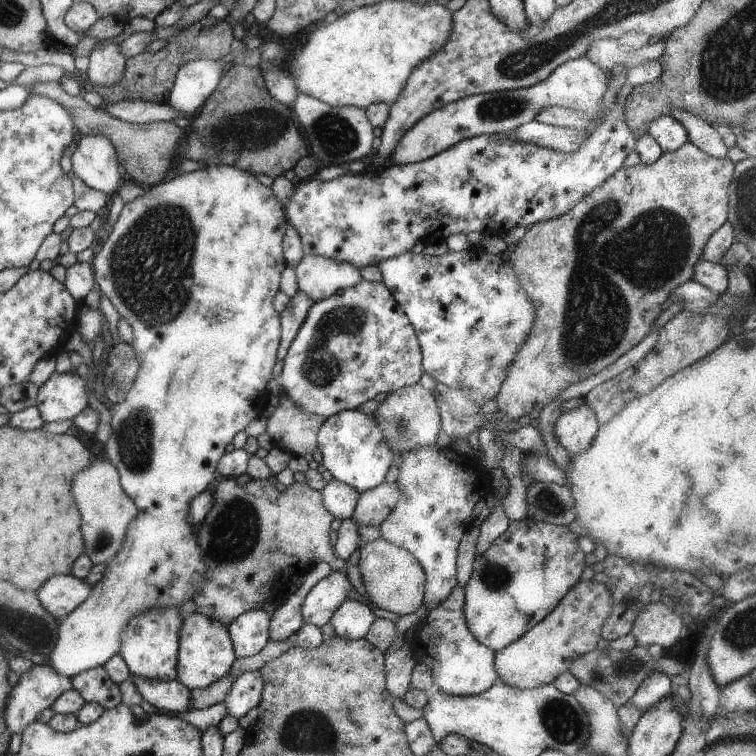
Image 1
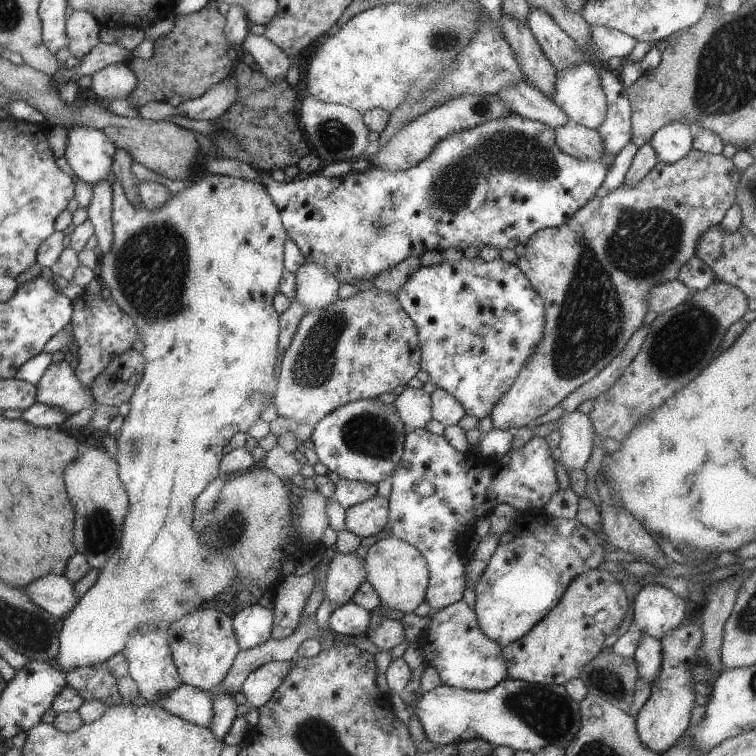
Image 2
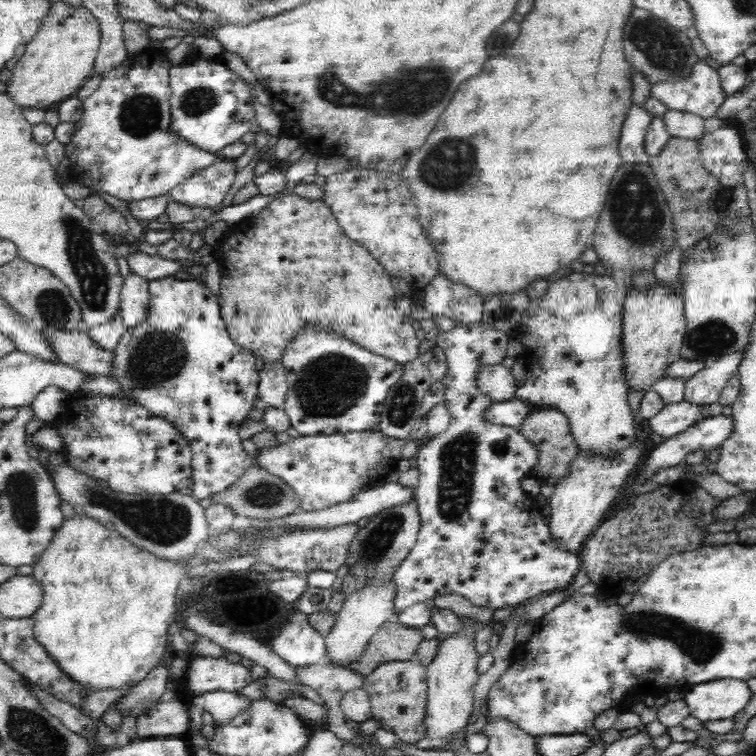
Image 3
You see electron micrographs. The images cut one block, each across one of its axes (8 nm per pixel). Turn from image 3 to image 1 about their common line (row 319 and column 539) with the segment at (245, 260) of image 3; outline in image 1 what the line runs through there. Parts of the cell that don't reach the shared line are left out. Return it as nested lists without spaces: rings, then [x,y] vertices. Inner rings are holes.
[[[687,141],[683,146],[679,146],[675,152],[661,153],[661,156],[651,164],[638,163],[626,168],[621,166],[617,172],[613,172],[613,176],[609,176],[599,186],[592,188],[587,196],[584,196],[563,215],[533,224],[532,227],[526,229],[523,237],[509,254],[509,260],[512,261],[512,268],[516,270],[520,288],[524,290],[528,300],[532,302],[535,318],[525,342],[521,344],[520,351],[509,364],[508,375],[505,376],[500,391],[495,395],[496,409],[499,412],[504,411],[518,421],[526,420],[534,415],[540,407],[553,401],[553,398],[558,396],[559,392],[563,391],[566,386],[585,380],[588,376],[596,375],[600,370],[617,360],[619,356],[633,348],[635,344],[641,342],[641,339],[651,330],[653,320],[659,316],[665,307],[669,292],[673,288],[677,288],[679,284],[691,280],[693,266],[696,266],[695,262],[699,260],[701,248],[705,246],[705,242],[709,240],[711,234],[728,219],[728,191],[731,187],[734,167],[735,157],[732,154],[723,158],[715,158]]]

